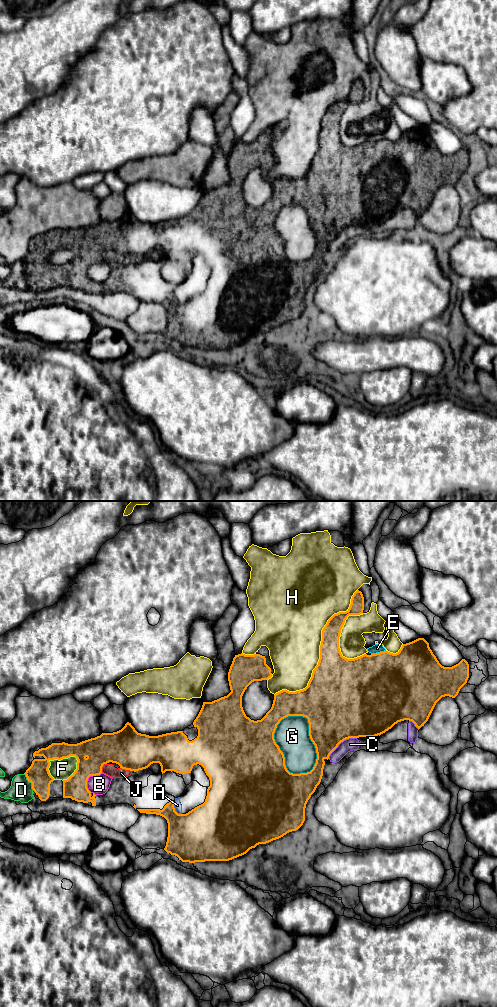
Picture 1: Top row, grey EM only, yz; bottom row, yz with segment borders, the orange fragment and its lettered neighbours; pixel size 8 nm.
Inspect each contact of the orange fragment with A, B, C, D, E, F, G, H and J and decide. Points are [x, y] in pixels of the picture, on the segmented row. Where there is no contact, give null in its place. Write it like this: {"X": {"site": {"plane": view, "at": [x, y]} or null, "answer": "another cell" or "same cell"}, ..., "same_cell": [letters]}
{"A": {"site": {"plane": "yz", "at": [174, 809]}, "answer": "another cell"}, "B": {"site": {"plane": "yz", "at": [87, 779]}, "answer": "another cell"}, "C": {"site": {"plane": "yz", "at": [340, 742]}, "answer": "another cell"}, "D": {"site": {"plane": "yz", "at": [30, 781]}, "answer": "another cell"}, "E": {"site": {"plane": "yz", "at": [378, 653]}, "answer": "another cell"}, "F": {"site": {"plane": "yz", "at": [52, 759]}, "answer": "another cell"}, "G": {"site": {"plane": "yz", "at": [309, 735]}, "answer": "another cell"}, "H": {"site": {"plane": "yz", "at": [320, 650]}, "answer": "another cell"}, "J": {"site": {"plane": "yz", "at": [126, 769]}, "answer": "another cell"}, "same_cell": []}

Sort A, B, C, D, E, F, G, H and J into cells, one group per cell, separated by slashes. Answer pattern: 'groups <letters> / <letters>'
groups A B C E F G H / D J

